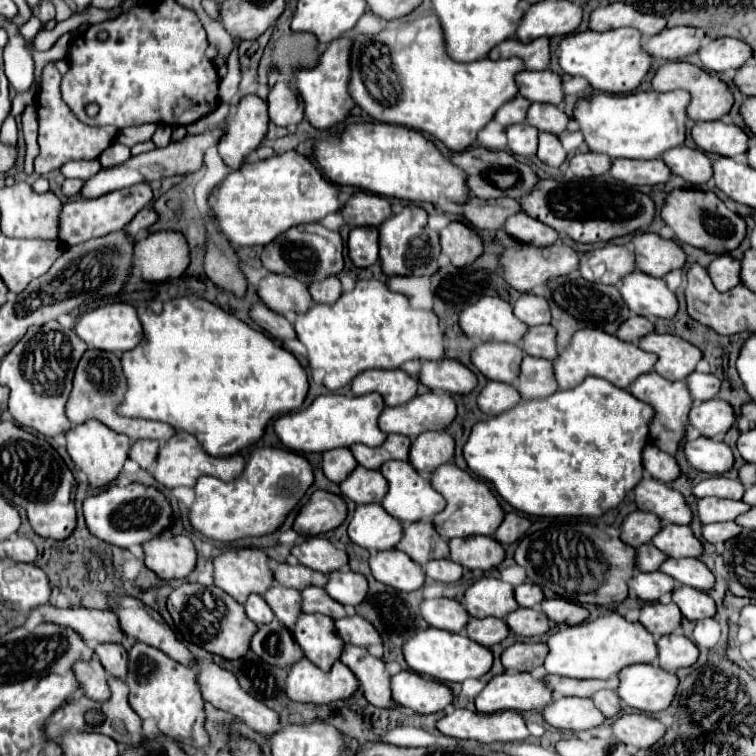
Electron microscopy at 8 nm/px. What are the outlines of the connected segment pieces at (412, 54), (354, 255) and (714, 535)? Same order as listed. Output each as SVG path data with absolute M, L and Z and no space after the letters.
M427 15L379 35L359 35L353 39L351 53L351 95L355 103L373 119L381 123L409 127L443 141L451 151L465 151L477 141L477 133L495 117L497 109L517 95L515 75L525 71L521 59L475 61L457 63L445 53L445 35L437 15Z
M355 227L349 235L347 247L355 267L369 267L379 257L379 229L377 227Z
M727 521L727 523L711 523L711 525L703 525L703 537L709 543L725 543L727 539L733 539L735 535L739 535L743 529L735 523L735 521Z

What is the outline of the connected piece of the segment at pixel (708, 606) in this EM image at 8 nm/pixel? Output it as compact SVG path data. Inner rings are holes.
M683 585L683 587L677 587L677 591L673 591L671 597L673 597L673 603L677 603L677 607L681 609L683 617L691 621L713 617L717 613L715 601L703 591Z

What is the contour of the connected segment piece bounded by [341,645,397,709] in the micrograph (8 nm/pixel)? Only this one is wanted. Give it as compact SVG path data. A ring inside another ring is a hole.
M345 645L341 661L357 675L365 699L381 709L395 709L397 703L391 699L391 687L385 663L379 657L373 657L365 647Z

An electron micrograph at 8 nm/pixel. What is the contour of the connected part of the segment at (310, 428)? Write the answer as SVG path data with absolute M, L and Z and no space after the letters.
M327 393L317 397L307 409L285 413L275 419L275 433L281 443L295 453L323 453L337 447L351 447L363 443L367 447L379 447L387 435L377 427L377 419L385 409L385 401L379 393L367 393L361 397L345 397Z

